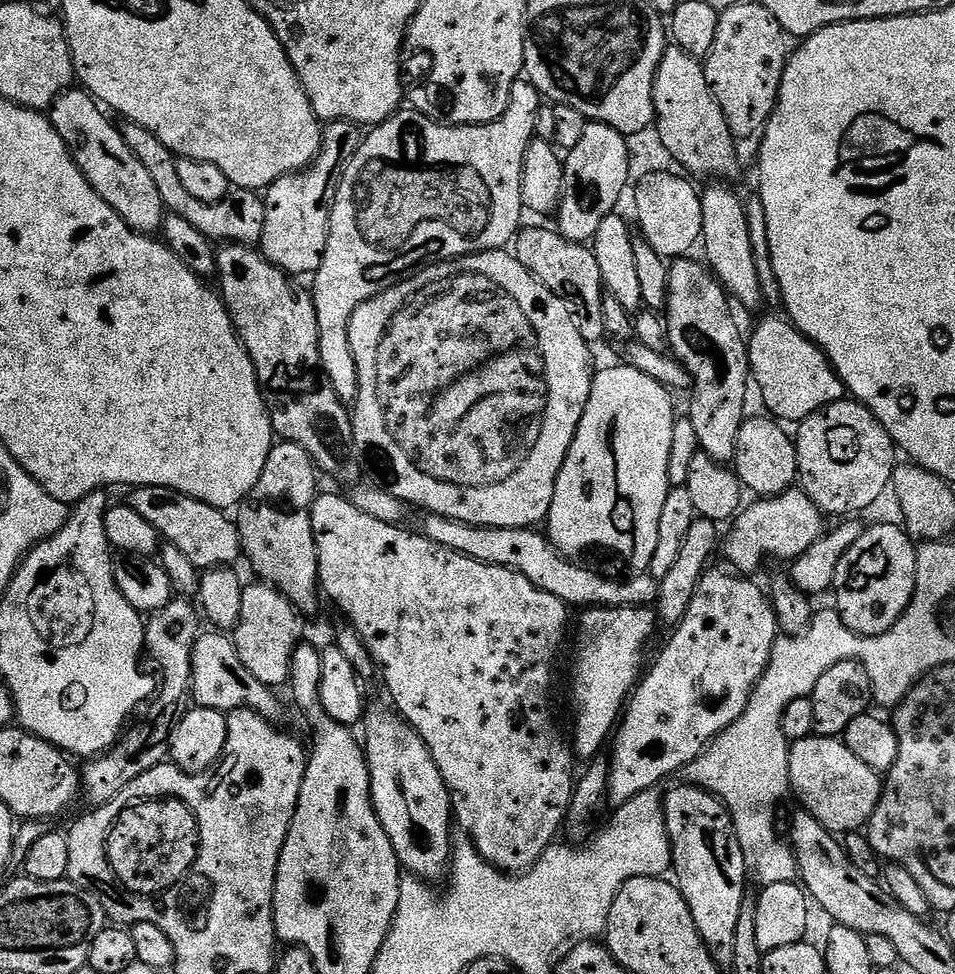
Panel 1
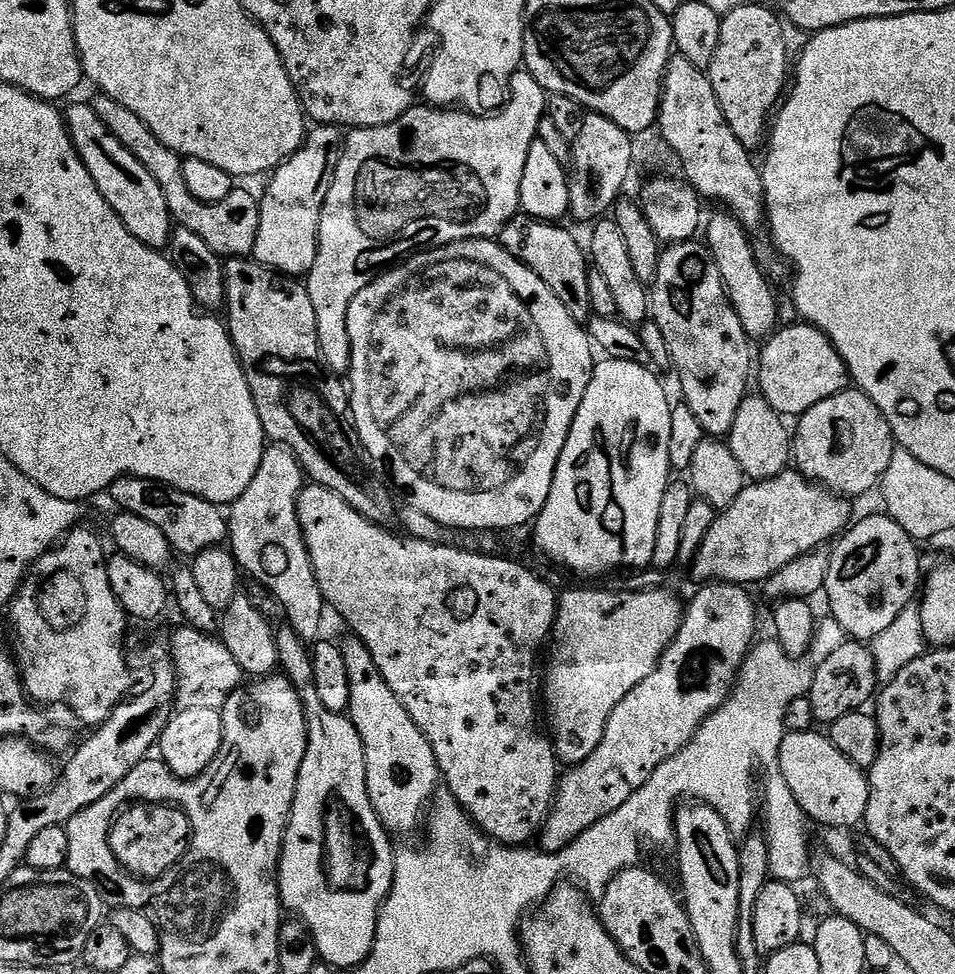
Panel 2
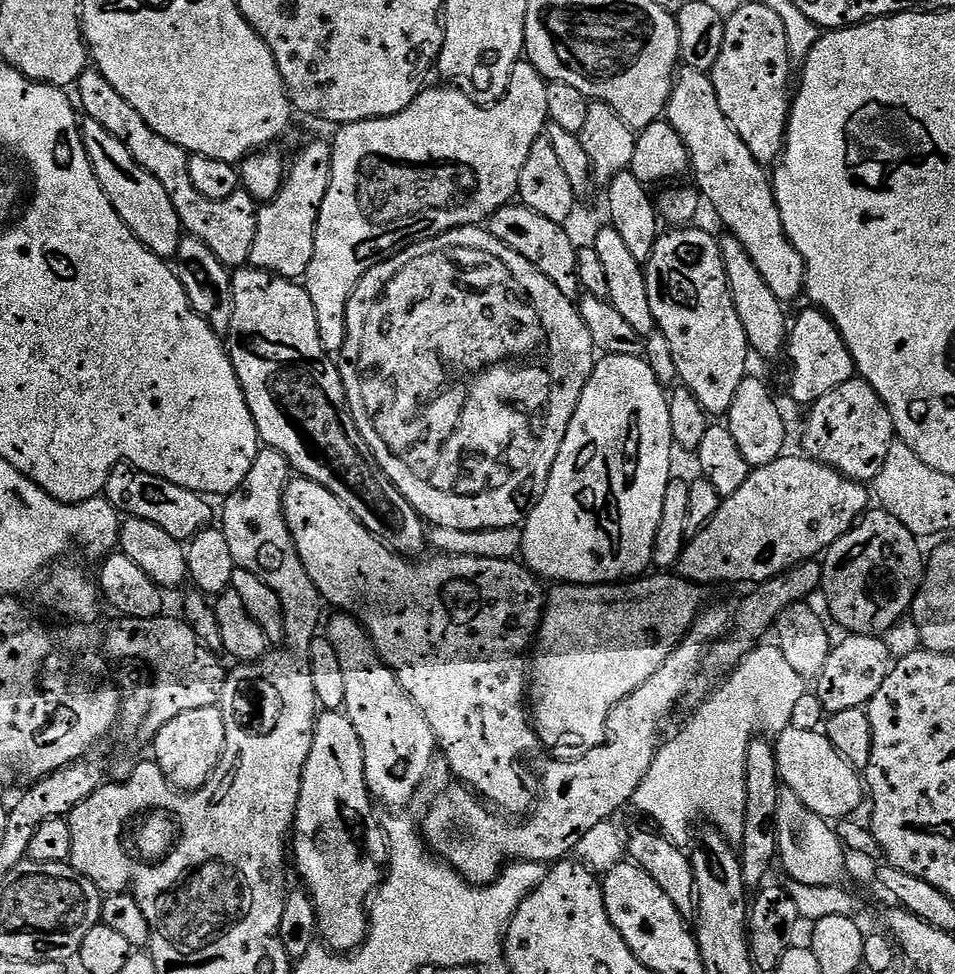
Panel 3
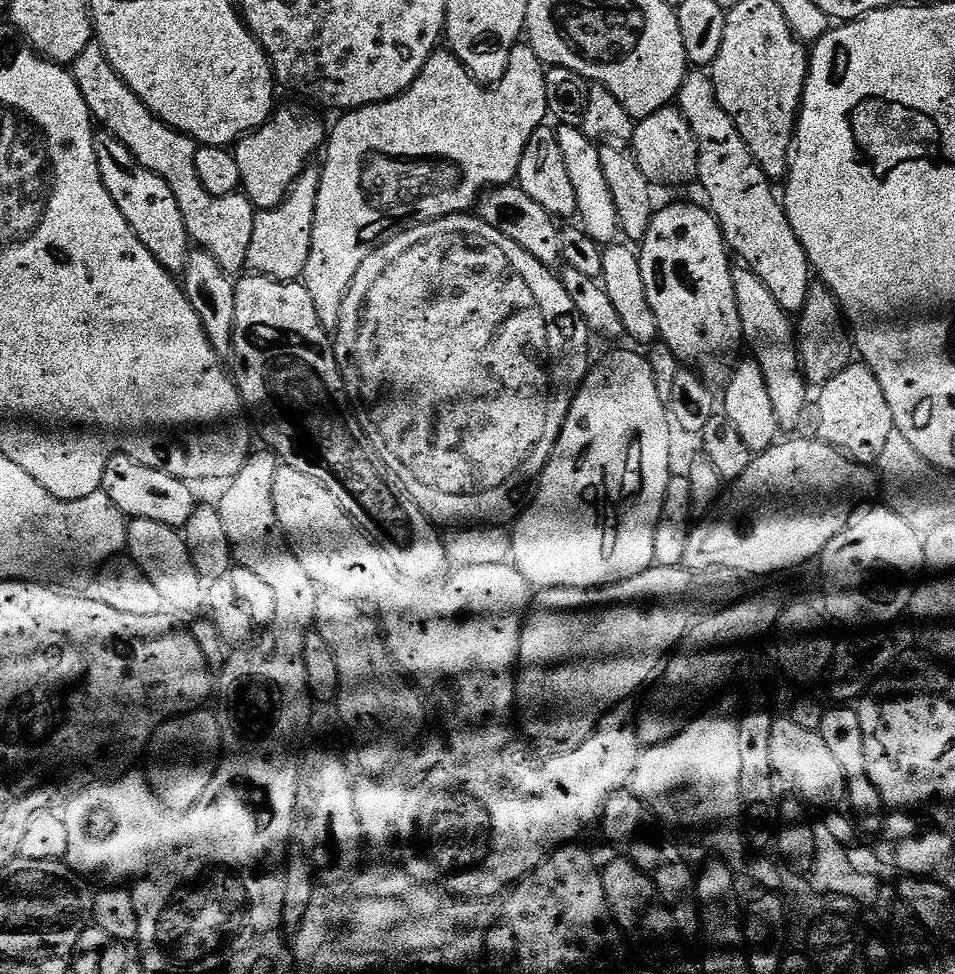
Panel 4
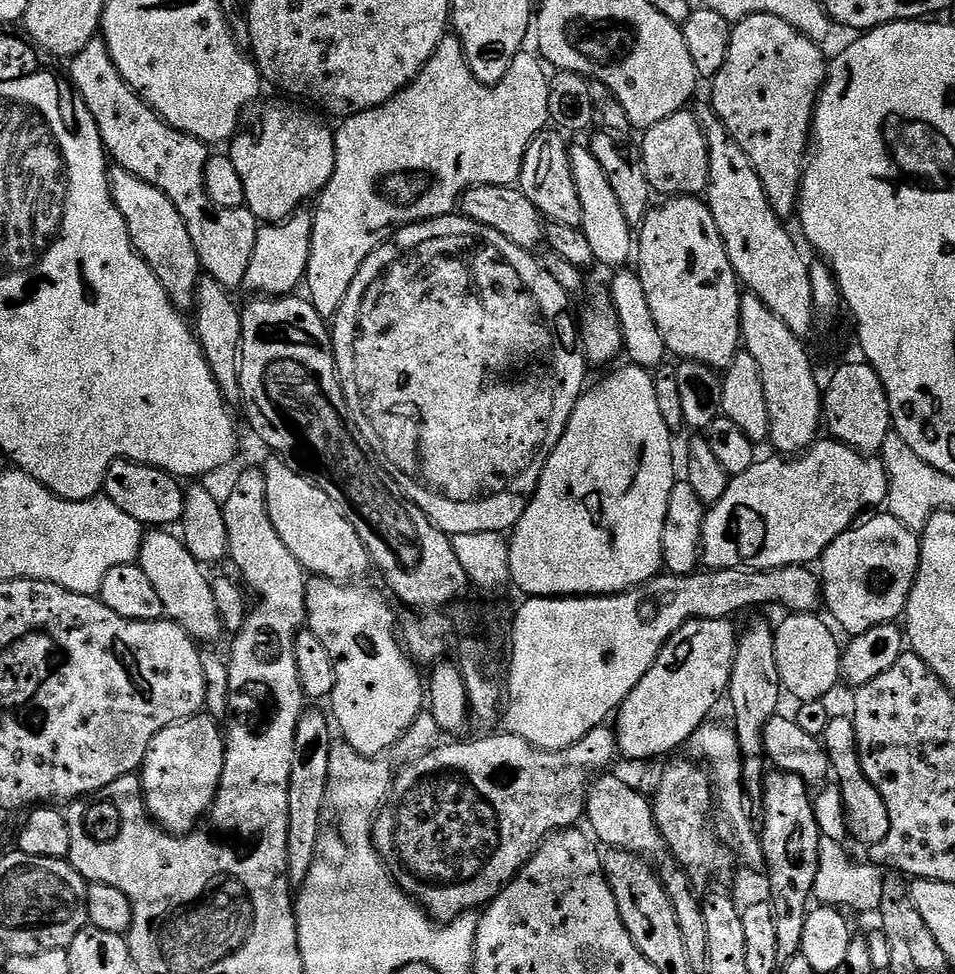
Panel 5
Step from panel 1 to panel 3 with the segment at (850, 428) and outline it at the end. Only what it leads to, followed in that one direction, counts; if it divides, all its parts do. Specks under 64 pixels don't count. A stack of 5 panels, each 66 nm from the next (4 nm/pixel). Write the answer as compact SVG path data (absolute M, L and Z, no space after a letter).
M859 378L843 382L824 397L818 398L810 411L812 413L804 424L803 455L830 466L851 480L875 481L897 435L890 410L886 410L874 386Z

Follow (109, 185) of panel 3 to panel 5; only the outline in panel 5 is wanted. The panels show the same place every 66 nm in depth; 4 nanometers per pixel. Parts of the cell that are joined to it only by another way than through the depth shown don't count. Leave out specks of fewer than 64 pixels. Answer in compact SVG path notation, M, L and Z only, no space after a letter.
M113 167L110 172L112 197L122 214L131 238L131 247L150 266L150 270L162 282L166 294L181 310L195 305L196 287L200 285L202 269L198 250L186 230L182 214L174 206L172 199L156 185L127 172L125 168Z

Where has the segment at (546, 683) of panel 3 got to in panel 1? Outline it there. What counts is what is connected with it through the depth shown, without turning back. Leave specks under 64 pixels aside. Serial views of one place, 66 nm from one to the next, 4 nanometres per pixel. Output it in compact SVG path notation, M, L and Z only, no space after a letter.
M592 606L580 616L580 641L576 644L576 665L572 668L572 700L576 703L576 725L570 732L570 744L575 755L591 761L601 755L600 747L609 743L614 729L622 715L626 701L634 691L634 685L641 679L644 647L652 640L658 629L658 616L651 607L641 606Z

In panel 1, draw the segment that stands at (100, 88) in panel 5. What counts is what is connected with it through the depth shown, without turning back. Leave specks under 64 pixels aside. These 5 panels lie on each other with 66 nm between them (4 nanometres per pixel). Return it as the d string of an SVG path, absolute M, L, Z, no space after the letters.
M128 122L123 125L122 131L126 146L130 146L134 158L138 158L138 162L142 162L142 166L146 166L146 171L150 173L154 186L158 186L158 194L162 194L165 209L171 215L186 218L186 222L190 222L198 230L202 230L202 234L206 234L206 238L213 242L259 245L262 238L262 226L266 226L266 209L263 199L255 191L229 191L225 200L217 204L198 202L198 198L191 196L183 188L182 182L178 178L177 157L166 146L162 146L162 142L158 142L158 138L154 138L154 134L150 134L150 130Z

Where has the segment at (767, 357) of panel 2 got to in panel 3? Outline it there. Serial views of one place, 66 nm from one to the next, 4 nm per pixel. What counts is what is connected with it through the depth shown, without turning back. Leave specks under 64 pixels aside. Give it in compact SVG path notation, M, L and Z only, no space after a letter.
M808 308L797 321L793 321L786 345L786 356L789 356L791 366L790 394L805 406L814 404L843 382L855 379L857 373L853 355L836 324L820 309Z

